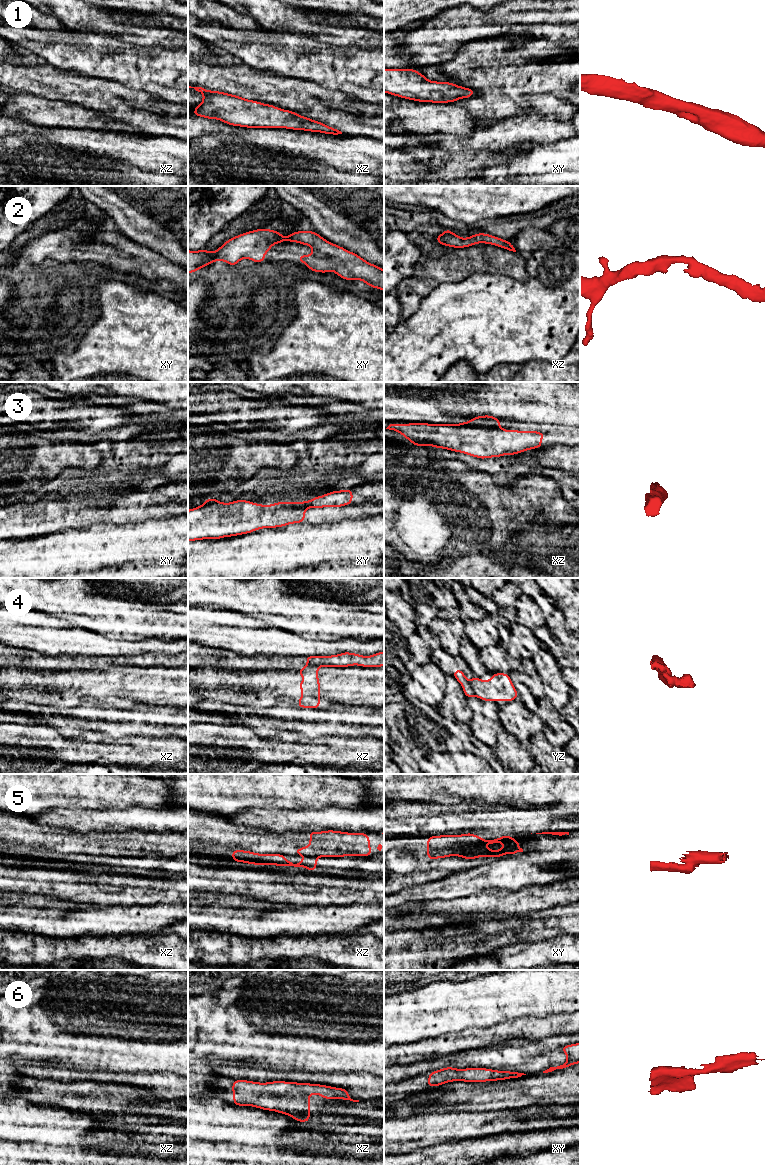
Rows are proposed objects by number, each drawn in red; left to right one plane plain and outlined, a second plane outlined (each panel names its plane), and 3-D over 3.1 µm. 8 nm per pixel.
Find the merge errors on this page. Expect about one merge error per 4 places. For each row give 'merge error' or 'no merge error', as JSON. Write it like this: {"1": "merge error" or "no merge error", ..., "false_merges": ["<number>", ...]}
{"1": "no merge error", "2": "no merge error", "3": "no merge error", "4": "merge error", "5": "merge error", "6": "no merge error", "false_merges": ["4", "5"]}

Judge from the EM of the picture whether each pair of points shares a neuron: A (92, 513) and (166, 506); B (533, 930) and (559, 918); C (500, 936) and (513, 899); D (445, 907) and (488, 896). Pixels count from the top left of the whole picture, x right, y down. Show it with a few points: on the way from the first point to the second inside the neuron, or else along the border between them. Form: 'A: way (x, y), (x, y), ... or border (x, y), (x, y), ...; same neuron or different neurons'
A: way (110, 505), (134, 499), (148, 499); same neuron
B: way (539, 925), (553, 921); same neuron
C: border (531, 912), (525, 915), (498, 914); different neurons
D: way (456, 906), (477, 903); same neuron

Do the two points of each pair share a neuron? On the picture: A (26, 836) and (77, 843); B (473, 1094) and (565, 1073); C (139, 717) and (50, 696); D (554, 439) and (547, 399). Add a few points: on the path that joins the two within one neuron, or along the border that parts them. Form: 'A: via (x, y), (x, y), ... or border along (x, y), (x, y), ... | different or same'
A: via (39, 836), (64, 840) | same
B: via (495, 1105), (520, 1104), (542, 1092) | same
C: border along (133, 706), (129, 709) | different
D: border along (556, 424), (569, 426) | different

